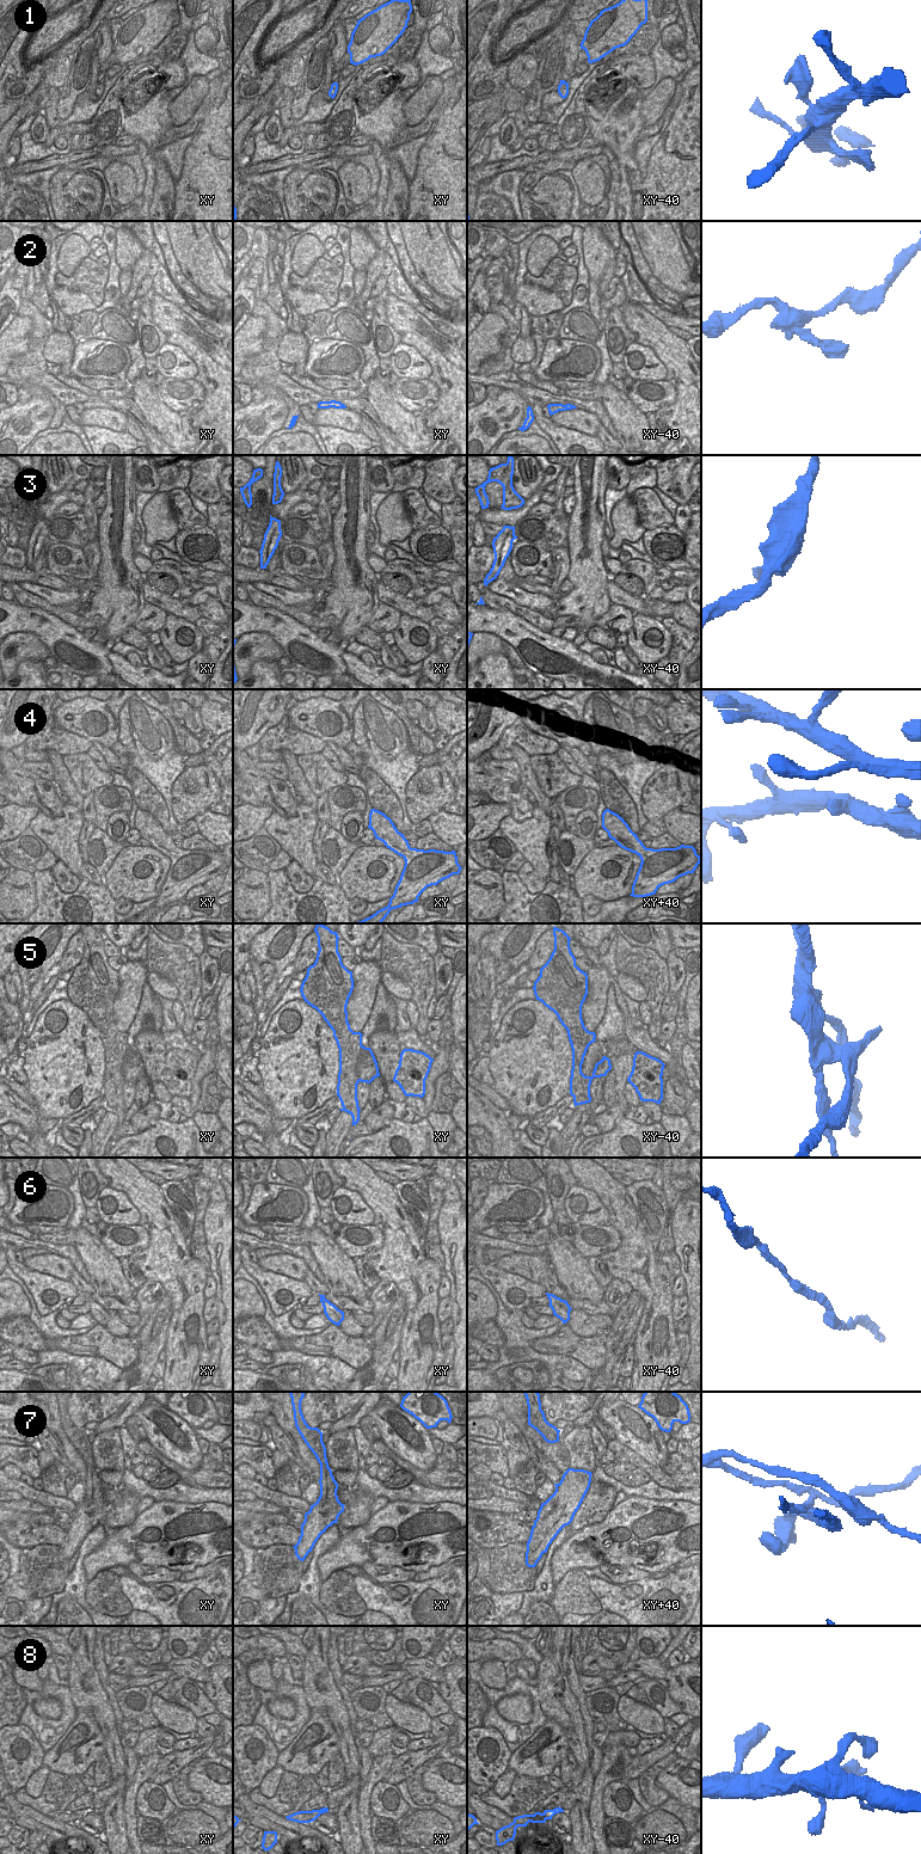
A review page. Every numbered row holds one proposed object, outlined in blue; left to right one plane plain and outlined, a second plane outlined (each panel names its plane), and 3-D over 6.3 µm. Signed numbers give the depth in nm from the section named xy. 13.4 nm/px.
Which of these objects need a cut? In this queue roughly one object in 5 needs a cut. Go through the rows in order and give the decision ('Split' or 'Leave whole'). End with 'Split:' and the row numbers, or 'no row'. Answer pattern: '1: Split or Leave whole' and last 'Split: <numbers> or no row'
1: Leave whole
2: Leave whole
3: Split
4: Leave whole
5: Split
6: Leave whole
7: Split
8: Leave whole
Split: 3, 5, 7

